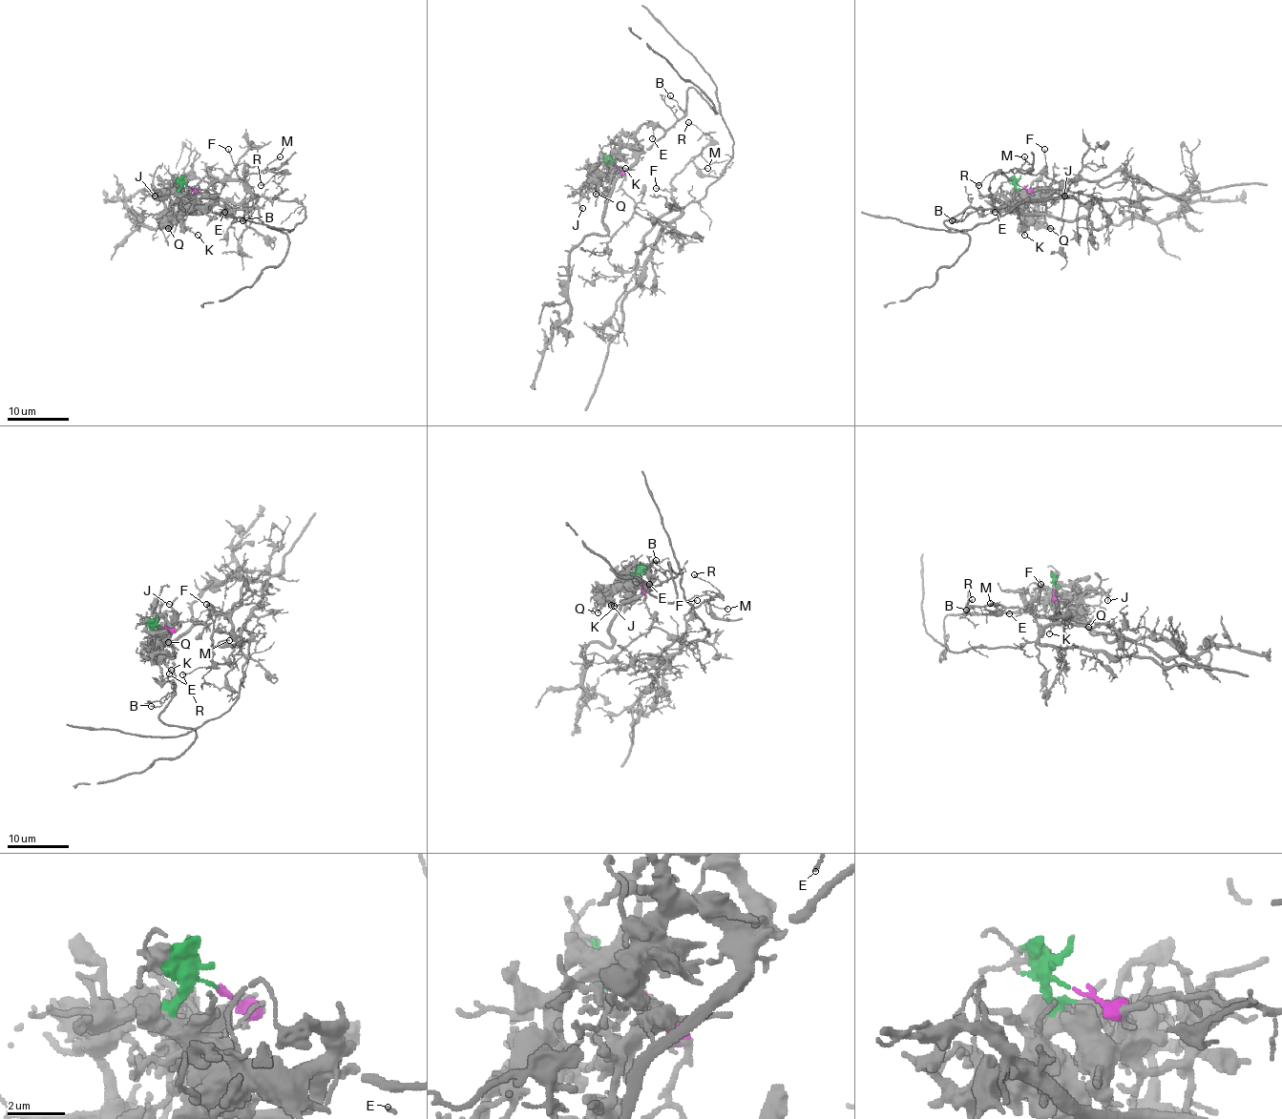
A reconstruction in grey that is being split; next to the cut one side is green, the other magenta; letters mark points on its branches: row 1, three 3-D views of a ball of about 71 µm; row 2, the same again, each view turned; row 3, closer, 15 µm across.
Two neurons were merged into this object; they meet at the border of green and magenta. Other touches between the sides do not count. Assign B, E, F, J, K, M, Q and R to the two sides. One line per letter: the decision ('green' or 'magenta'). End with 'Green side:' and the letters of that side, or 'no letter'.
B: green
E: green
F: magenta
J: green
K: green
M: magenta
Q: green
R: magenta
Green side: B, E, J, K, Q

